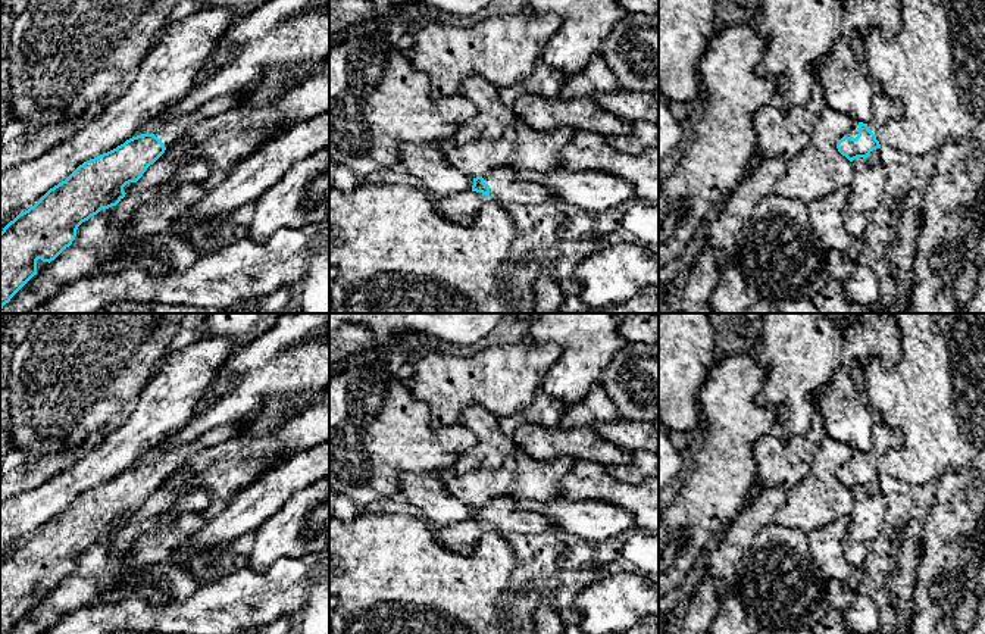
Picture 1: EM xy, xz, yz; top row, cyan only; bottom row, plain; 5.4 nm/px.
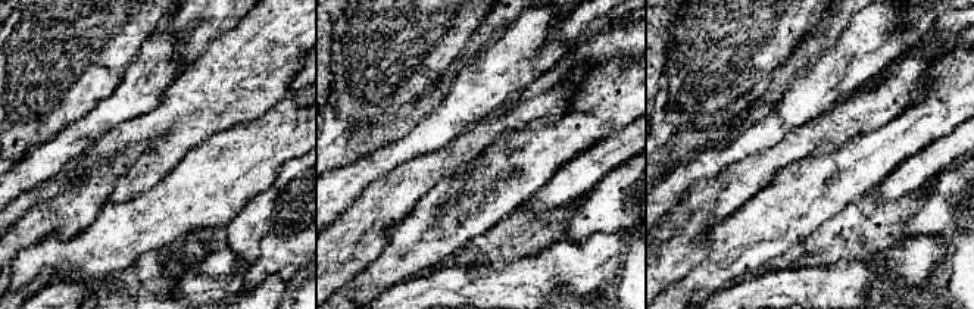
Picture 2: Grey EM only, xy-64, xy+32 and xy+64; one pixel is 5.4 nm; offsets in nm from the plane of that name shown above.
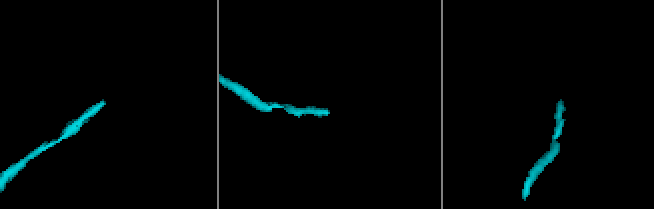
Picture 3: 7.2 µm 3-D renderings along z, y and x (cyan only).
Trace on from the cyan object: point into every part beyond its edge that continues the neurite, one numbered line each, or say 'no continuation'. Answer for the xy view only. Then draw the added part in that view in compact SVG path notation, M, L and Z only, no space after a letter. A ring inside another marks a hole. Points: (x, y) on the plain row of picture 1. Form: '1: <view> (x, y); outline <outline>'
1: xy (169, 464); outline M222 425L201 434L197 440L190 444L181 446L162 457L154 465L165 474L166 478L175 475L185 463L187 459L196 453L200 453L209 447L223 443L237 434L243 432L246 427Z

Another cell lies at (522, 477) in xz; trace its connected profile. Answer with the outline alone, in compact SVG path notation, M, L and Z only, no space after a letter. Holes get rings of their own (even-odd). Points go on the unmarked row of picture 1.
M516 449L497 469L481 469L465 475L456 474L453 469L438 469L431 474L444 481L450 494L476 507L500 497L510 497L516 502L560 497L560 480L570 465L569 457L538 460Z

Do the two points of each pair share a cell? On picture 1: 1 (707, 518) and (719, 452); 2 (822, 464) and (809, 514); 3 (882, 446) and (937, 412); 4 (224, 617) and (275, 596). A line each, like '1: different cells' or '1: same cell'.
1: same cell
2: same cell
3: different cells
4: same cell

